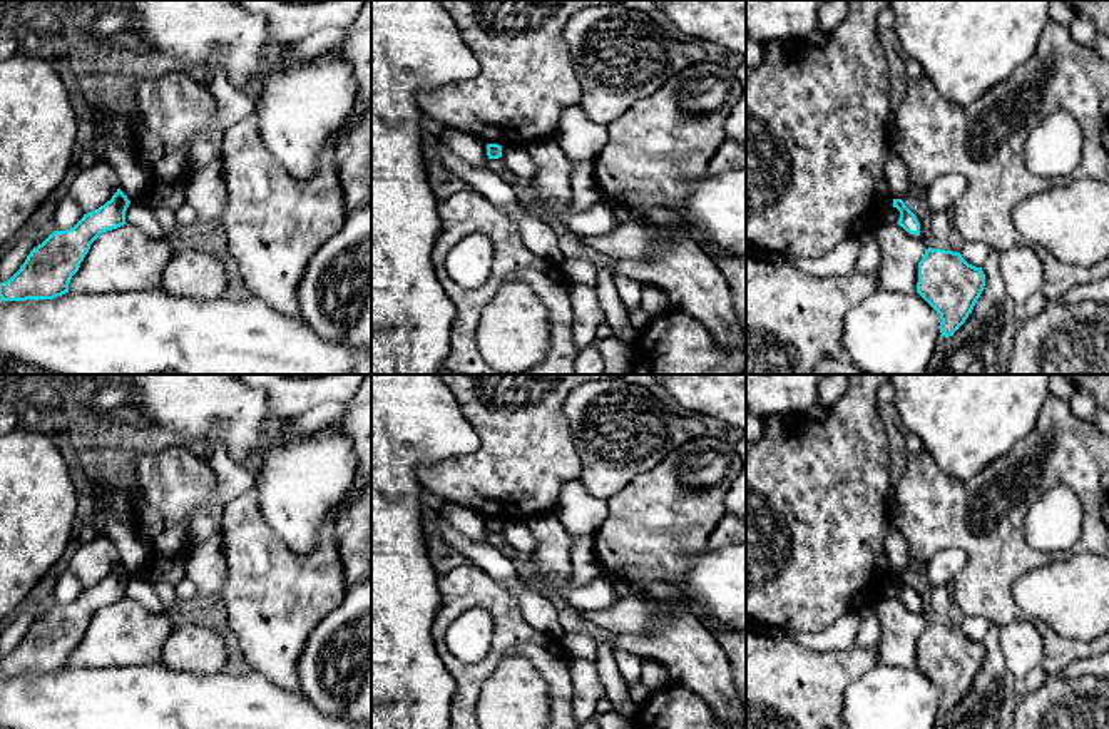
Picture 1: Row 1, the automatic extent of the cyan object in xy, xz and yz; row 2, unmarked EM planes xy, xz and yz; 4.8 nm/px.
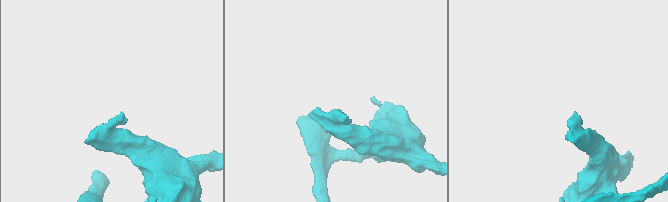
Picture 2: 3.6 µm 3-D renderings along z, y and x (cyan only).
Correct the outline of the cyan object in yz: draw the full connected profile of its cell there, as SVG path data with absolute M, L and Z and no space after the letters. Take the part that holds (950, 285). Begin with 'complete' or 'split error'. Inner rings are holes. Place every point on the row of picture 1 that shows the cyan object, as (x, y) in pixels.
complete; M928 247L918 263L917 293L940 314L942 336L952 336L968 318L985 286L982 268L968 264L960 252Z

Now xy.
complete; M117 189L110 201L67 231L54 231L33 247L20 269L0 283L2 301L54 299L69 293L69 283L79 271L90 244L102 234L125 222L130 201Z

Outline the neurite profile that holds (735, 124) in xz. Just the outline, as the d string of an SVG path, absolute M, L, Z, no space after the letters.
M746 87L724 122L726 139L746 147Z

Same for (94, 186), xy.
M100 139L94 140L97 161L77 172L69 189L69 197L74 199L84 214L104 206L119 189L119 179L112 166L105 159L105 144Z

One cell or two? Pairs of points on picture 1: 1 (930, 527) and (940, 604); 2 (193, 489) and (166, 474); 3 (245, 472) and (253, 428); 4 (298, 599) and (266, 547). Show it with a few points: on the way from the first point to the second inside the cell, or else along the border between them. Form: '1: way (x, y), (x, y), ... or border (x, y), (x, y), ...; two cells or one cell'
1: border (949, 586), (954, 602); two cells
2: way (186, 482), (173, 480); one cell
3: border (211, 447), (245, 462), (261, 443), (255, 484); two cells
4: way (285, 586), (266, 567), (266, 560); one cell

